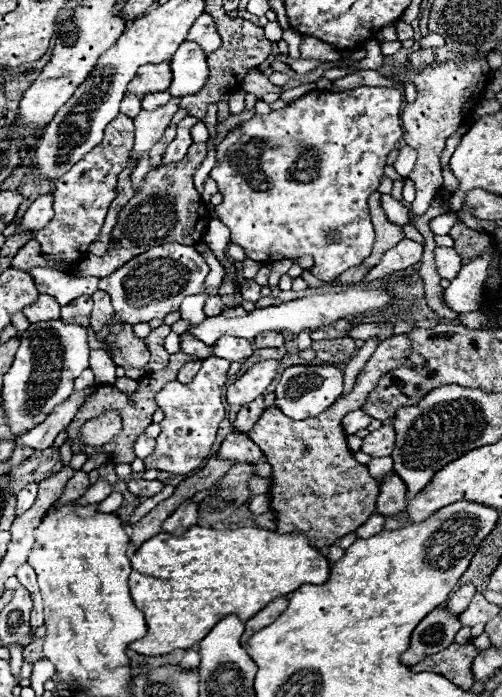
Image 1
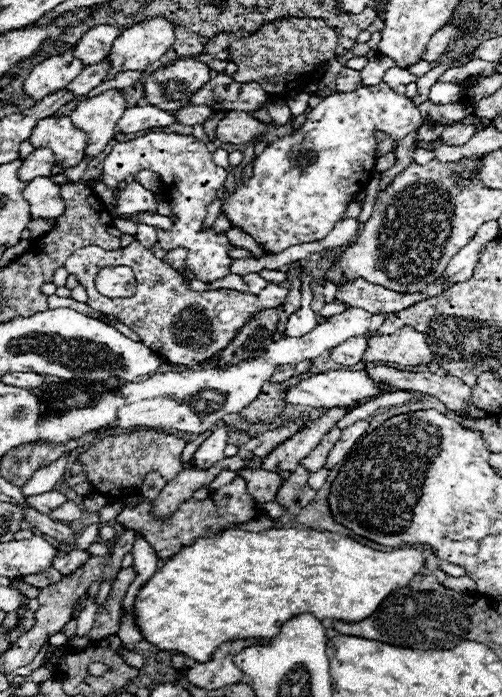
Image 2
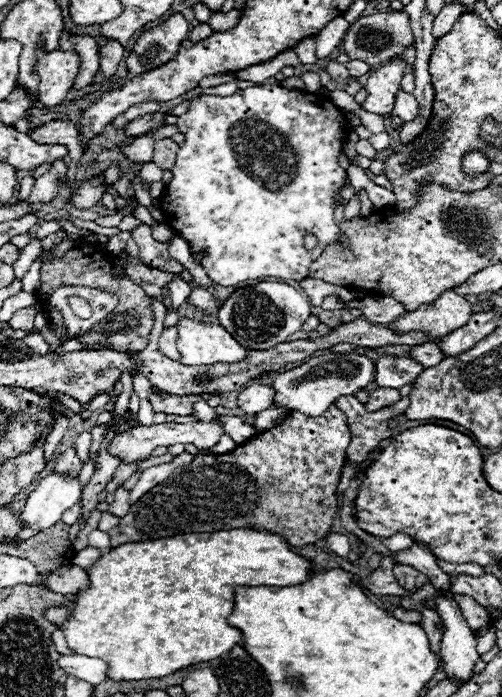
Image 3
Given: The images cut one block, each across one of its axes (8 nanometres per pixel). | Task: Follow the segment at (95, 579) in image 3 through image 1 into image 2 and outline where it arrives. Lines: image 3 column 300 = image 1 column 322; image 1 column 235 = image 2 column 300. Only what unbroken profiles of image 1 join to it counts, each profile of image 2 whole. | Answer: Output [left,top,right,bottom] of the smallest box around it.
[134,530,424,662]

